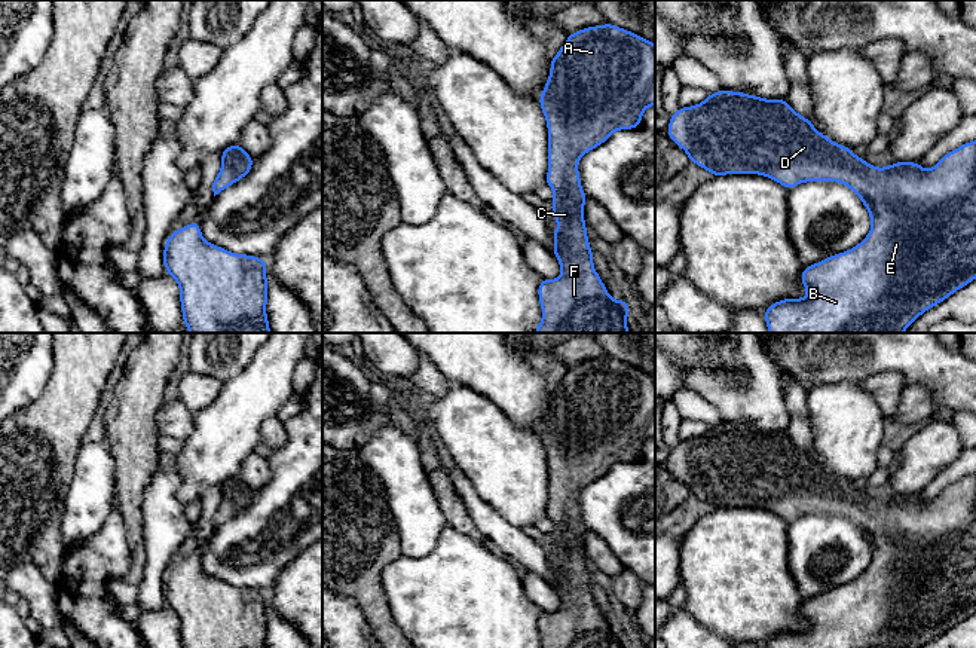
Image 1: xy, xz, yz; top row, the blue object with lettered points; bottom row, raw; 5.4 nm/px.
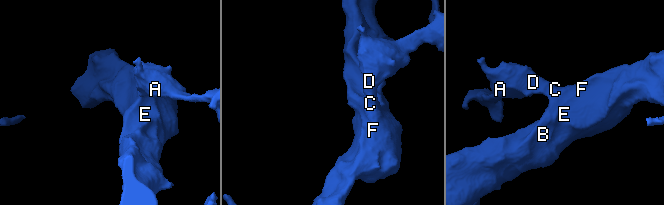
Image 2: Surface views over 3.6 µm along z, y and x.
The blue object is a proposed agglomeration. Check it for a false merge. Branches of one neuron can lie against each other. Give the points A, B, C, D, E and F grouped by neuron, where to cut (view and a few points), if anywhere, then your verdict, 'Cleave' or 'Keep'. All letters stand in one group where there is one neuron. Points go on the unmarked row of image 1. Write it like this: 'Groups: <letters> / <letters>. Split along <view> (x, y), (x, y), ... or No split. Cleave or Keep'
Groups: A B C D E F. No split. Keep

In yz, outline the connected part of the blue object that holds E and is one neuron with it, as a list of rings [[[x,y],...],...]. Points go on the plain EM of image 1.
[[[728,422],[709,427],[697,438],[679,440],[670,447],[667,468],[686,485],[689,495],[712,508],[758,507],[787,523],[805,514],[836,514],[851,522],[866,540],[872,554],[868,569],[851,583],[807,599],[801,615],[808,627],[778,633],[762,648],[923,648],[976,612],[976,473],[946,486],[930,502],[923,502],[918,495],[876,501],[857,490],[853,482],[820,467],[787,432],[767,432]]]

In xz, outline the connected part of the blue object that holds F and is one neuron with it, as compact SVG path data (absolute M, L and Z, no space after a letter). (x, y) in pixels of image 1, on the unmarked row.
M614 357L570 366L560 385L551 389L550 410L538 434L548 461L545 516L554 523L550 535L559 556L553 563L553 586L562 600L559 611L539 615L542 648L628 648L628 635L612 632L594 602L578 496L615 464L639 461L643 444L655 438L655 378Z

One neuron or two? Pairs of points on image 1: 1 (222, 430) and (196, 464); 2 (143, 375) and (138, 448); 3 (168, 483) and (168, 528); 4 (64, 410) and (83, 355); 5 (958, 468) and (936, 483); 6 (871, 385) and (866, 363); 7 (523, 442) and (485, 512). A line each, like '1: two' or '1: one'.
1: one
2: one
3: one
4: one
5: one
6: two
7: two

